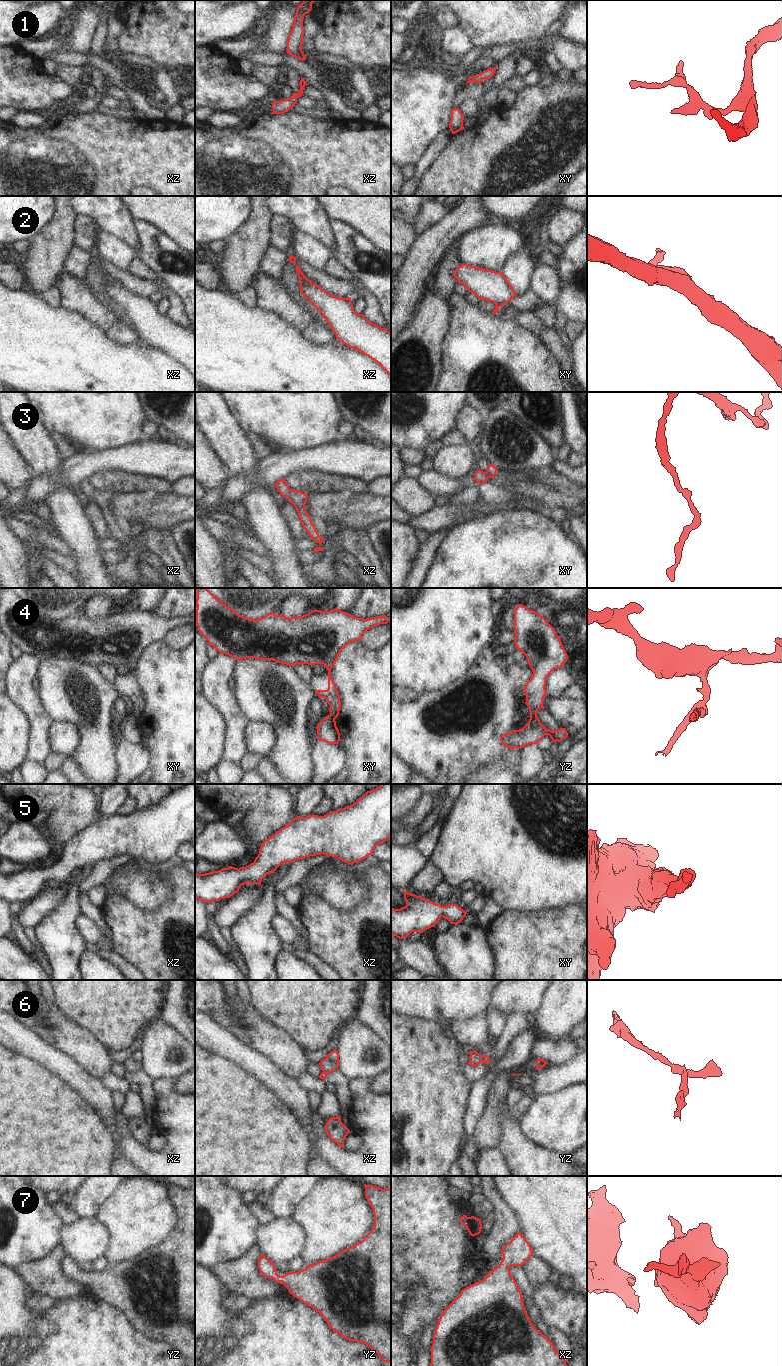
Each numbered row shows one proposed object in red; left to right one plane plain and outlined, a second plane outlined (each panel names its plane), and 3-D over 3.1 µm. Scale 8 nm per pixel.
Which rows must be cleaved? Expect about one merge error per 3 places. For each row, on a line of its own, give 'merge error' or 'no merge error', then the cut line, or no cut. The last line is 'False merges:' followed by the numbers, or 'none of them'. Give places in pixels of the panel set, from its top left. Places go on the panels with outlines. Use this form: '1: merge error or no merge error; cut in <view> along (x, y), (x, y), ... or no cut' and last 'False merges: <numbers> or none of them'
1: no merge error; no cut
2: merge error; cut in xz along (307, 278), (301, 280)
3: no merge error; no cut
4: merge error; cut in yz along (536, 715), (530, 717)
5: no merge error; no cut
6: merge error; cut in yz along (481, 1056), (483, 1061)
7: no merge error; no cut
False merges: 2, 4, 6

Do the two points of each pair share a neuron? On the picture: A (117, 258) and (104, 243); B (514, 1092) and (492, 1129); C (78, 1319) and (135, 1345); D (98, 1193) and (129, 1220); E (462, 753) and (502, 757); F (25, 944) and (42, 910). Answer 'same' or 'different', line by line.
A: same
B: different
C: same
D: different
E: different
F: different

